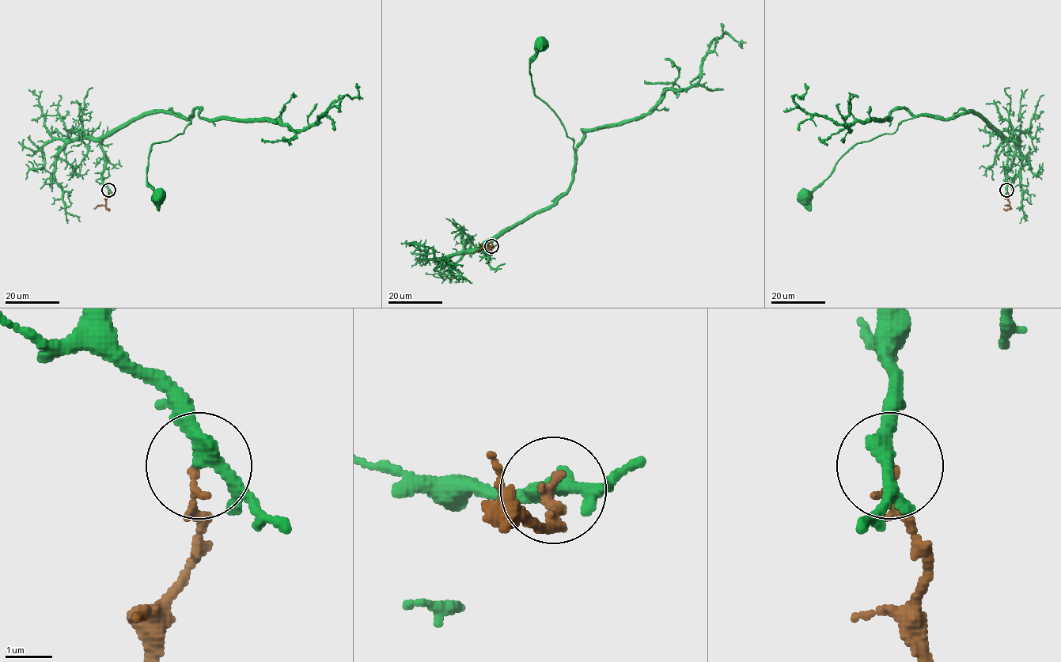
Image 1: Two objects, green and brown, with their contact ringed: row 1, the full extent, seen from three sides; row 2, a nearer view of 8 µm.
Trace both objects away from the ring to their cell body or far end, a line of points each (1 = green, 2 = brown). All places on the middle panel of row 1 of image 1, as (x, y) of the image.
1: (491, 246), (483, 247), (544, 210), (572, 181), (574, 141), (535, 93), (531, 80), (530, 61), (539, 43)
2: (491, 247), (489, 249), (483, 247), (477, 251)

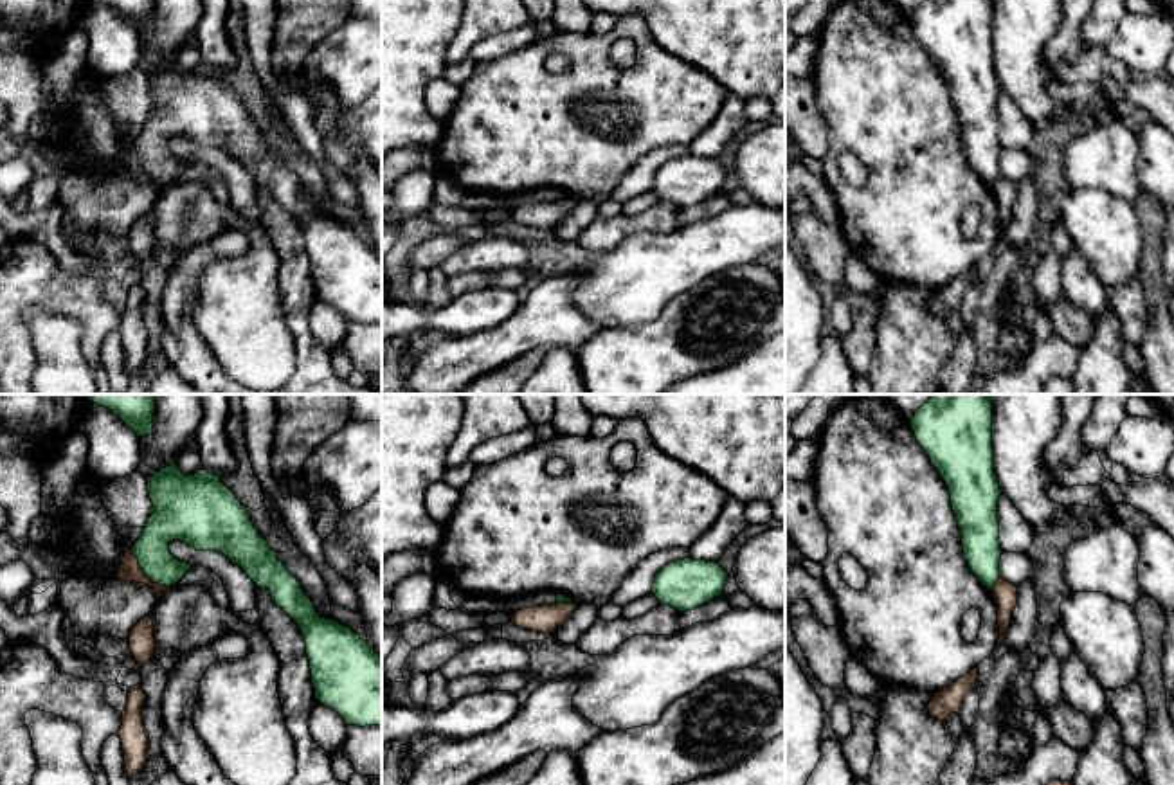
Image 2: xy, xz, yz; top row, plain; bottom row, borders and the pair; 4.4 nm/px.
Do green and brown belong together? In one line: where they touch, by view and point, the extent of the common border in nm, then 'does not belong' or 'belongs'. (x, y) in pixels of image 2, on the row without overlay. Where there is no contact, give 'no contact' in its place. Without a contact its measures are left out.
xy (144, 170) | 240 nm | does not belong

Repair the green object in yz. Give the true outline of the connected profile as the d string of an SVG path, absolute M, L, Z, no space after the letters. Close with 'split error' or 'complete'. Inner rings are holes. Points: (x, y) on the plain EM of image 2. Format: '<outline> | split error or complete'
M924 0L909 16L918 41L945 77L965 157L992 185L999 176L998 95L992 0Z | complete

